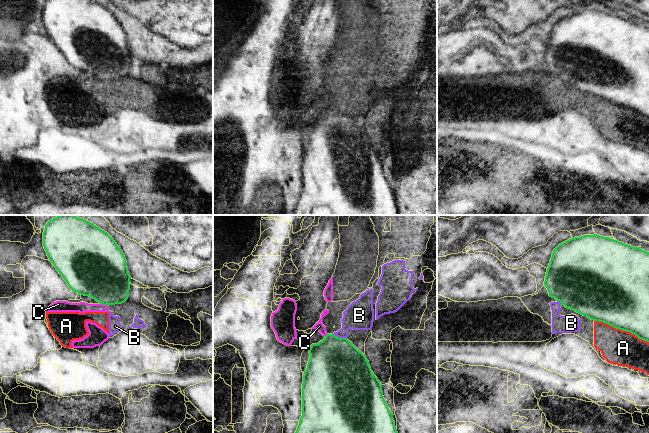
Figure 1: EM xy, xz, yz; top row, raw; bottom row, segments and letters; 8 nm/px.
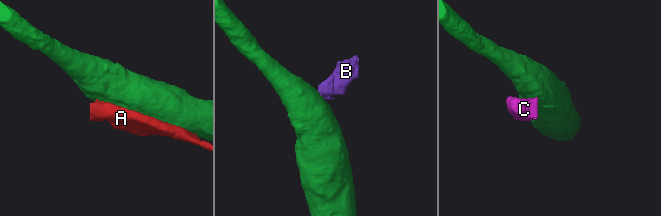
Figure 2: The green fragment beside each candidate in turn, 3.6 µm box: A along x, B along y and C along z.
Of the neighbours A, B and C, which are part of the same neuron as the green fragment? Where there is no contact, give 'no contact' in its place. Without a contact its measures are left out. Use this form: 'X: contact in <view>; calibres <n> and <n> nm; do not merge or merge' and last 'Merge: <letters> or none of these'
A: contact in yz; calibres 460 and 280 nm; do not merge
B: contact in xz; calibres 460 and 240 nm; do not merge
C: contact in xy; calibres 420 and 90 nm; do not merge
Merge: none of these

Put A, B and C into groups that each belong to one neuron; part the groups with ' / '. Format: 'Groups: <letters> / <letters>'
Groups: A B C

